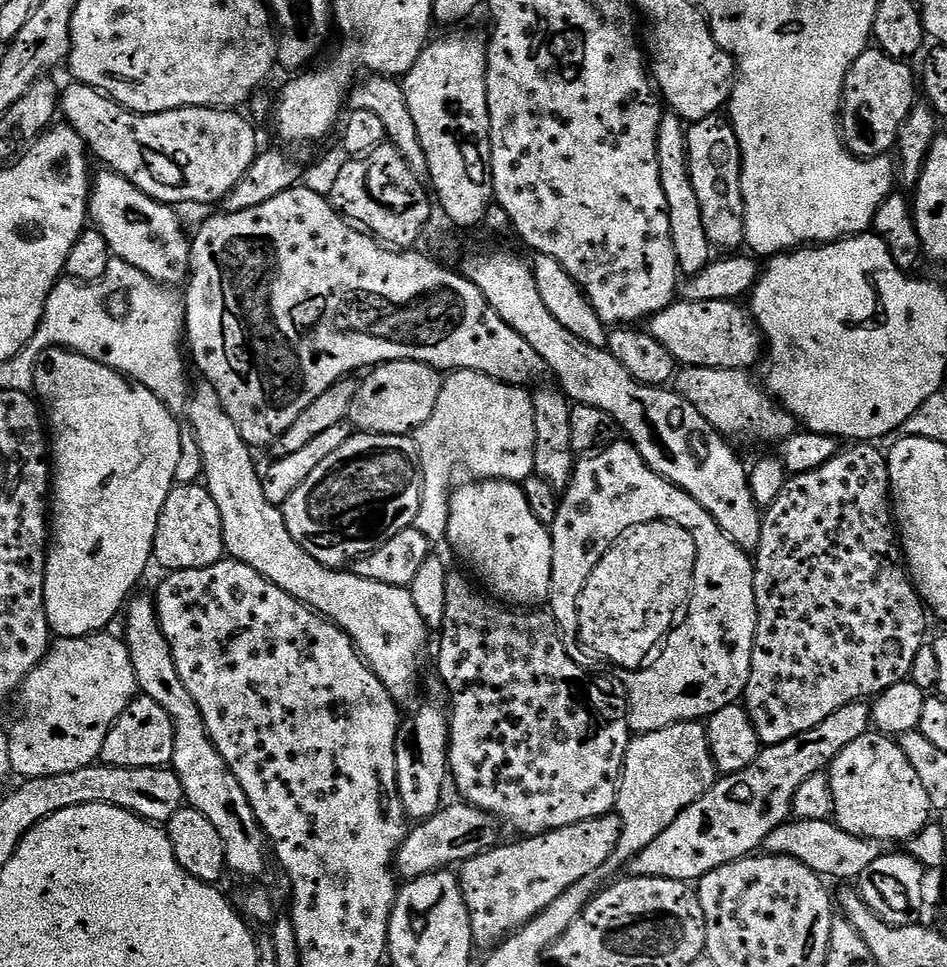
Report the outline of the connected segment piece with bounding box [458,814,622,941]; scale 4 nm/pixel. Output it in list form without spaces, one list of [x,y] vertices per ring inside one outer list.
[[[609,814],[555,828],[540,836],[522,838],[518,844],[501,843],[465,860],[458,875],[473,937],[477,941],[499,941],[505,934],[524,927],[550,906],[550,902],[566,894],[570,886],[599,872],[610,854],[614,854],[621,838],[622,818],[619,814]]]

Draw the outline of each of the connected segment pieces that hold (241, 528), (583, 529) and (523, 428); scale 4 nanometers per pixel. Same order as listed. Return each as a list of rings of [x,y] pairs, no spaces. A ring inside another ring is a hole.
[[[207,382],[191,389],[188,398],[186,417],[196,427],[196,448],[200,451],[199,467],[202,469],[202,484],[214,498],[218,506],[218,514],[222,514],[222,534],[224,535],[224,551],[231,559],[248,564],[262,578],[266,578],[274,586],[278,586],[286,594],[290,594],[298,602],[308,608],[327,616],[351,637],[353,644],[359,649],[361,656],[368,662],[369,668],[376,677],[388,687],[388,693],[398,702],[404,702],[412,696],[412,687],[416,684],[416,672],[412,667],[416,664],[416,647],[424,640],[426,629],[422,622],[422,614],[414,606],[414,598],[408,588],[390,586],[386,582],[374,582],[370,578],[362,578],[354,570],[337,570],[328,568],[318,562],[294,538],[290,538],[290,530],[286,530],[283,511],[277,505],[266,502],[266,494],[262,490],[261,473],[256,472],[256,464],[252,461],[253,449],[238,434],[238,426],[234,426],[230,414],[222,406],[222,398],[218,398],[218,390]]]
[[[631,442],[611,444],[581,460],[584,461],[581,464],[579,461],[572,469],[572,481],[562,493],[564,501],[552,524],[550,520],[552,577],[547,603],[562,642],[570,650],[577,647],[580,595],[586,578],[590,578],[598,566],[600,552],[612,544],[612,536],[624,532],[628,524],[640,524],[640,520],[669,520],[690,530],[696,547],[692,594],[686,605],[688,617],[685,620],[683,617],[668,633],[651,663],[627,673],[629,729],[639,734],[687,720],[700,722],[737,703],[748,685],[752,643],[756,637],[754,564],[749,553],[743,552],[690,494],[650,470]]]
[[[469,368],[452,370],[444,376],[442,394],[438,394],[438,406],[434,414],[422,427],[416,429],[416,453],[420,459],[420,485],[422,502],[418,506],[418,518],[415,527],[433,542],[443,541],[448,534],[448,514],[450,511],[450,493],[453,491],[452,468],[461,464],[477,481],[511,480],[524,482],[535,473],[534,466],[534,406],[532,396],[525,389],[515,388],[513,384],[503,384],[501,380],[490,378],[484,372],[475,372]]]

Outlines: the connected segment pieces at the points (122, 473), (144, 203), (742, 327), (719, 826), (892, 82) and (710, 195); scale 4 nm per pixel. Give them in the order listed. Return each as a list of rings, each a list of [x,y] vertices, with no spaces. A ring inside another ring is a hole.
[[[50,348],[45,351],[37,365],[34,382],[38,388],[40,386],[41,397],[39,396],[39,399],[46,409],[46,424],[50,429],[50,480],[54,485],[54,491],[50,496],[52,521],[46,578],[44,579],[44,605],[48,615],[48,627],[60,638],[100,634],[107,629],[104,627],[119,612],[121,615],[122,609],[129,603],[130,597],[137,591],[137,589],[135,590],[136,583],[143,578],[148,563],[150,565],[153,563],[152,547],[158,530],[158,518],[162,514],[162,506],[166,502],[166,498],[176,484],[176,471],[182,466],[180,428],[176,425],[177,417],[147,386],[139,384],[137,380],[129,380],[128,377],[116,372],[110,366],[94,362],[77,352],[70,352],[67,348]]]
[[[100,170],[91,181],[88,214],[95,231],[106,238],[109,253],[142,270],[161,286],[187,285],[192,271],[192,242],[176,212],[173,205],[150,198],[117,172]]]
[[[731,300],[674,302],[651,317],[646,324],[646,332],[654,337],[670,352],[677,365],[710,368],[751,369],[752,364],[761,363],[762,337],[751,315],[739,308],[740,304]]]
[[[857,702],[842,706],[826,722],[818,722],[814,730],[786,738],[786,742],[767,745],[746,770],[721,775],[710,791],[686,806],[646,850],[627,864],[627,875],[699,882],[710,870],[753,855],[778,826],[789,823],[794,796],[802,782],[825,771],[842,749],[869,730],[869,705]]]
[[[869,47],[850,66],[844,83],[844,103],[840,109],[840,126],[844,147],[853,156],[871,158],[891,153],[900,135],[900,127],[917,107],[918,76],[903,60],[887,56],[879,47]]]
[[[717,114],[695,121],[687,134],[688,169],[698,194],[698,206],[702,206],[702,226],[706,226],[708,241],[717,249],[741,247],[744,244],[744,158],[736,132],[723,115]]]

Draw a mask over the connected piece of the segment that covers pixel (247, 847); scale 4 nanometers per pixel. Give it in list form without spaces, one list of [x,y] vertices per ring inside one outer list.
[[[139,596],[126,608],[126,643],[134,662],[139,691],[154,698],[154,702],[158,702],[174,722],[174,758],[171,767],[182,782],[187,803],[196,808],[198,814],[206,814],[206,818],[210,818],[214,825],[214,830],[218,830],[227,867],[231,871],[233,868],[240,876],[260,876],[268,868],[270,841],[250,806],[250,798],[246,798],[246,790],[242,790],[238,778],[232,773],[232,767],[224,761],[222,754],[218,754],[214,742],[210,742],[204,719],[198,710],[198,702],[190,698],[190,690],[186,690],[186,686],[182,686],[182,678],[178,678],[170,646],[156,617],[155,603],[149,597],[147,600],[146,597]]]

